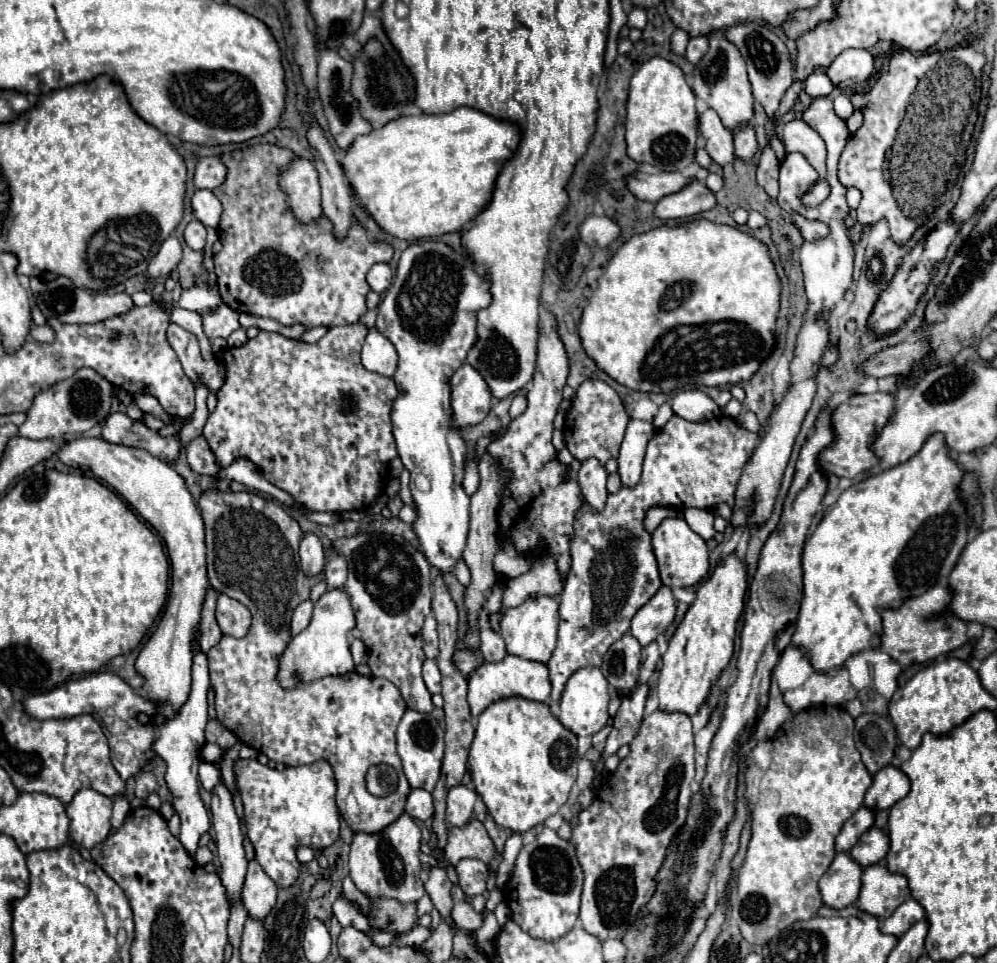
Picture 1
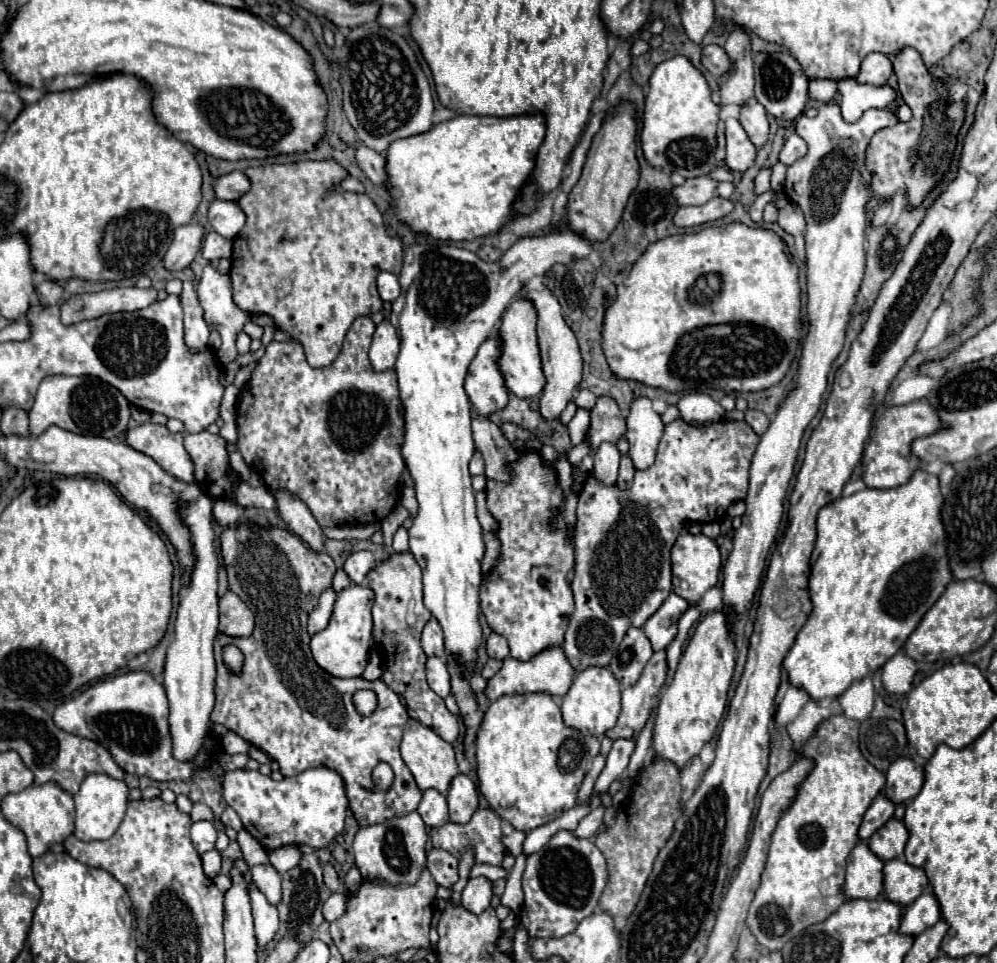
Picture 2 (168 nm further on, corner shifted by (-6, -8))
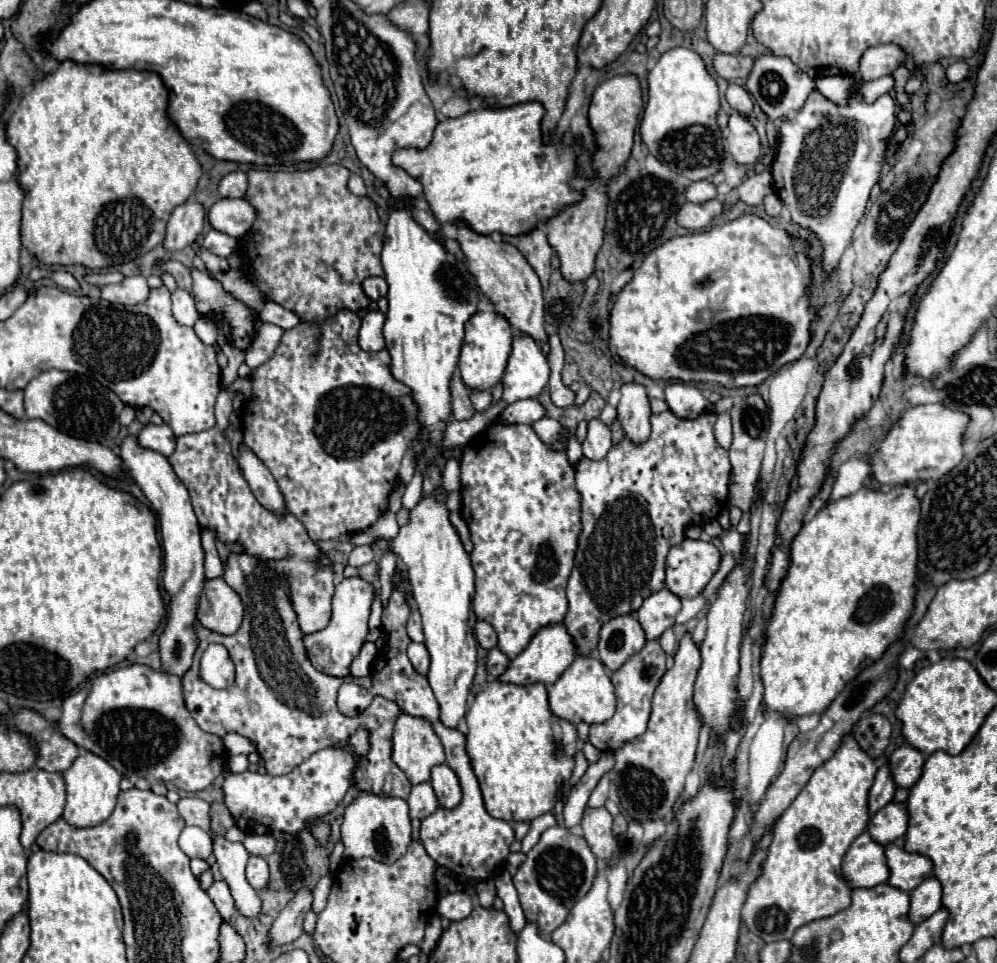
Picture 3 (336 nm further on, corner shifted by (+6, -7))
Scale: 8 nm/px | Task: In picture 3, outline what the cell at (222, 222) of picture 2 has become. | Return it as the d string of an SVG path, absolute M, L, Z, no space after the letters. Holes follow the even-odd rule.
M223 198L217 200L209 212L207 212L207 220L209 224L229 236L243 236L253 220L255 220L255 210L249 202L245 200L231 200L231 198Z

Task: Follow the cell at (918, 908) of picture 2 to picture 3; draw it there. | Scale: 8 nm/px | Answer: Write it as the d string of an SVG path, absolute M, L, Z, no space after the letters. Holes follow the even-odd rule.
M931 876L911 892L911 906L907 918L913 924L919 924L927 920L931 914L935 914L939 908L941 908L941 884Z

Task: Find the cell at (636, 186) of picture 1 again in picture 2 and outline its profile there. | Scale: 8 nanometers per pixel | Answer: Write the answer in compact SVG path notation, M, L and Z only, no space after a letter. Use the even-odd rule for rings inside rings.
M697 177L697 179L687 179L683 185L673 191L677 195L677 203L681 205L703 205L709 199L715 197L717 191L717 181L711 177Z

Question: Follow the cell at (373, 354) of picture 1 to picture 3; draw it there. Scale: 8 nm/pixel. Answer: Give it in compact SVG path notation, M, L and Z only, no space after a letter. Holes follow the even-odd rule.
M369 310L363 316L361 332L359 332L359 346L365 352L379 352L385 348L383 340L383 322L385 316L379 310Z

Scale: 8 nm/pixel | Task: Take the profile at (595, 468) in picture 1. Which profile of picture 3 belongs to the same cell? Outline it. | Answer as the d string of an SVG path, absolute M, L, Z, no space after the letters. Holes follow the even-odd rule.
M601 420L589 422L589 434L583 442L583 456L589 460L601 460L611 450L611 430Z

